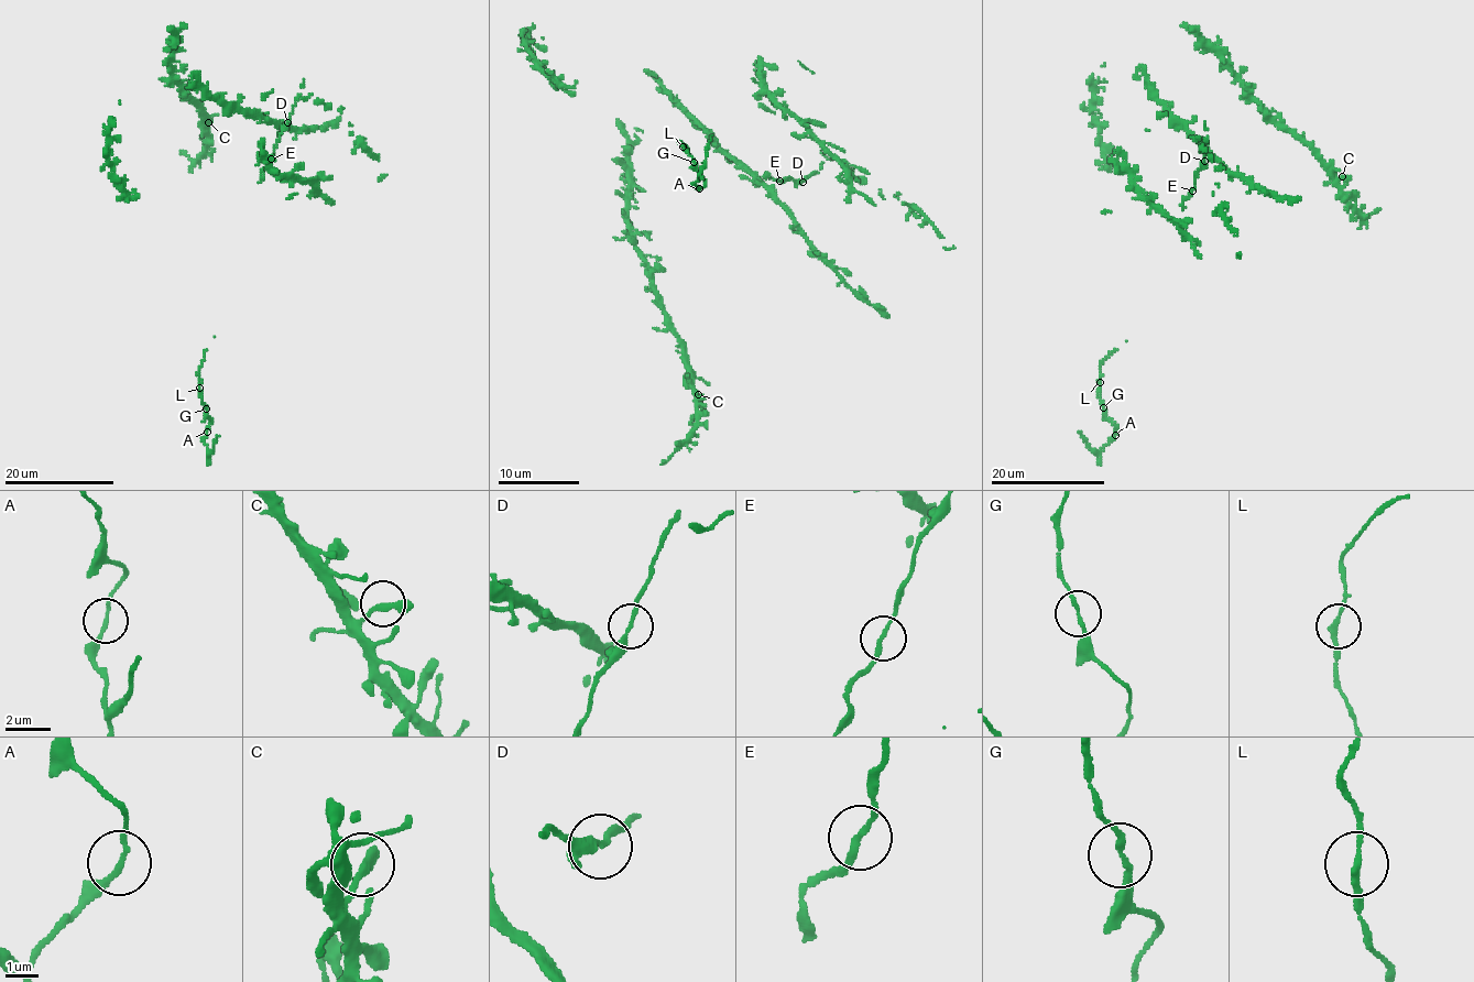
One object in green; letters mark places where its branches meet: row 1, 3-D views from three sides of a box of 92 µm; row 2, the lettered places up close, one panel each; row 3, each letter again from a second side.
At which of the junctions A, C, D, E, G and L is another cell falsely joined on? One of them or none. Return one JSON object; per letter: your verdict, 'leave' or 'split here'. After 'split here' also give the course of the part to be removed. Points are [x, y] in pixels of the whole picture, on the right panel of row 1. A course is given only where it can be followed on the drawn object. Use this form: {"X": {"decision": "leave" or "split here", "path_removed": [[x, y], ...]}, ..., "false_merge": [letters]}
{"A": {"decision": "leave"}, "C": {"decision": "leave"}, "D": {"decision": "leave"}, "E": {"decision": "leave"}, "G": {"decision": "leave"}, "L": {"decision": "leave"}, "false_merge": []}

